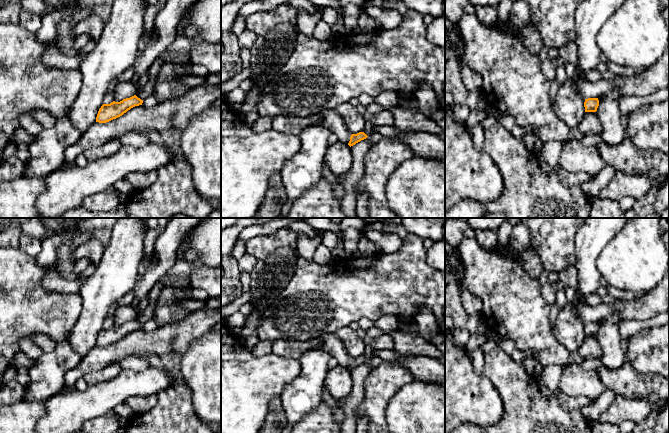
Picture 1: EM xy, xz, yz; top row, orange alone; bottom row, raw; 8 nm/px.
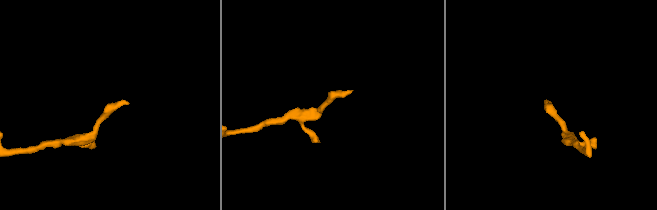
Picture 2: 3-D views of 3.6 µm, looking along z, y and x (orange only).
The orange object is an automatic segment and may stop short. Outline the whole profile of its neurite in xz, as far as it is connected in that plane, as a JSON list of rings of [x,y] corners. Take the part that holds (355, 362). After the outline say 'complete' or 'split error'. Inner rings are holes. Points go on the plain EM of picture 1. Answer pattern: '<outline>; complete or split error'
[[[364,356],[352,358],[348,369],[351,371],[351,370],[355,369],[356,367],[360,366],[361,364],[366,363],[367,361],[368,360]]]; complete

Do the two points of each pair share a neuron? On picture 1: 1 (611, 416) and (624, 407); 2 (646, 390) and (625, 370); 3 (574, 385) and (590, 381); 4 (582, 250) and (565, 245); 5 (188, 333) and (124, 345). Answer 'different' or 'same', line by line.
1: same
2: same
3: same
4: different
5: same

